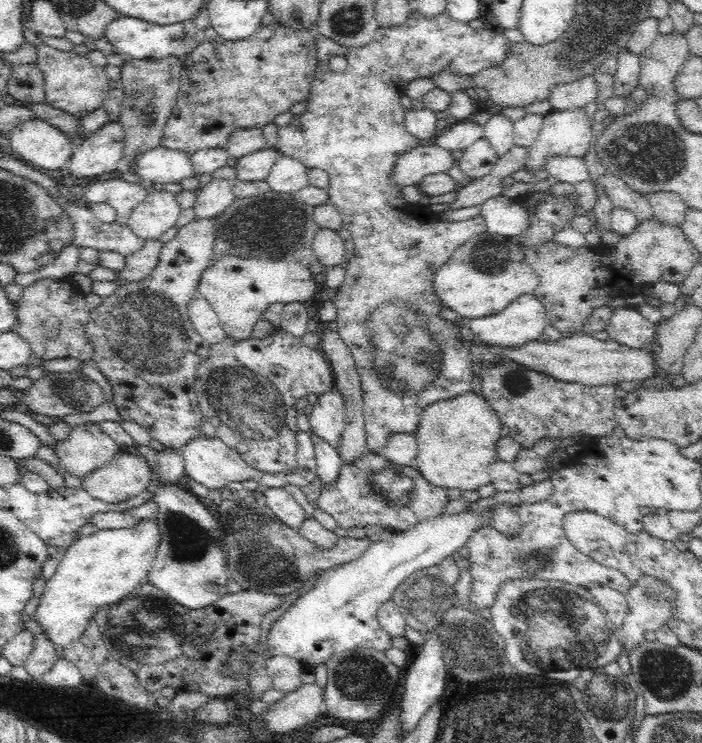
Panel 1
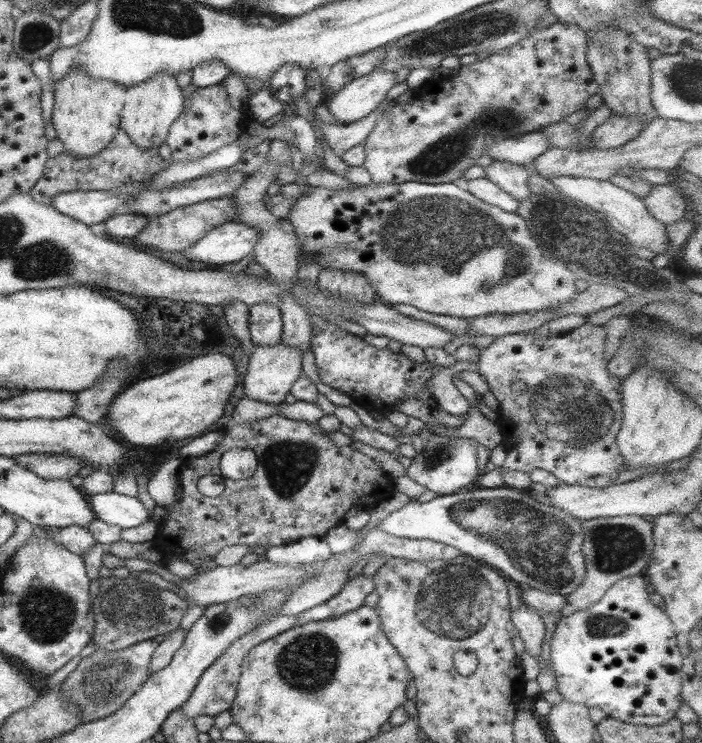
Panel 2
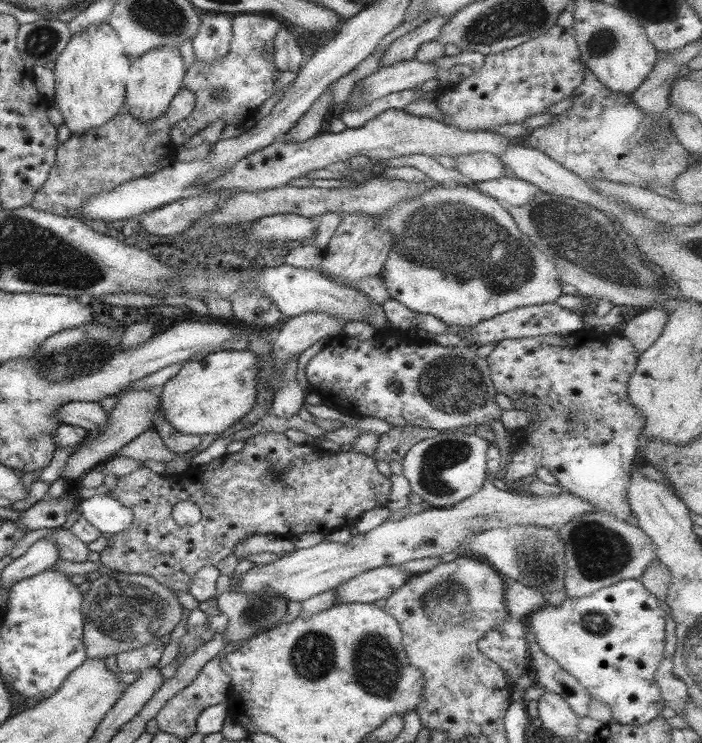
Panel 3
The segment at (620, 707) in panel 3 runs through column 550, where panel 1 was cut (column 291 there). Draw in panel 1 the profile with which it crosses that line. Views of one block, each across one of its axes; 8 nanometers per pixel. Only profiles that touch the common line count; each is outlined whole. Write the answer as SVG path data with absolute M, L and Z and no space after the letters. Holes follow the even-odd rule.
M491 508L484 509L480 514L462 511L458 514L440 514L418 522L412 530L396 532L388 540L371 542L360 558L352 562L329 568L325 570L314 583L311 590L298 597L276 621L272 623L272 628L266 640L266 656L272 659L273 656L292 656L300 663L304 669L324 670L327 663L336 654L371 648L378 652L385 652L391 647L391 636L380 626L377 619L378 609L384 602L392 599L394 590L410 577L410 574L429 567L441 565L446 560L450 560L454 552L466 547L468 538L481 527L490 525Z

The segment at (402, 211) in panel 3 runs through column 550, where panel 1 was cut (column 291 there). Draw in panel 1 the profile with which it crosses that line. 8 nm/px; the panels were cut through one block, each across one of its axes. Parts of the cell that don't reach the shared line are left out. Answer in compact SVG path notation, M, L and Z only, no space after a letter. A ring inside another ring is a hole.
M220 256L212 259L210 266L202 272L197 286L198 295L204 297L217 314L223 331L236 340L248 340L252 328L270 304L304 302L310 300L321 276L312 276L308 266L298 261L270 260L263 257Z

